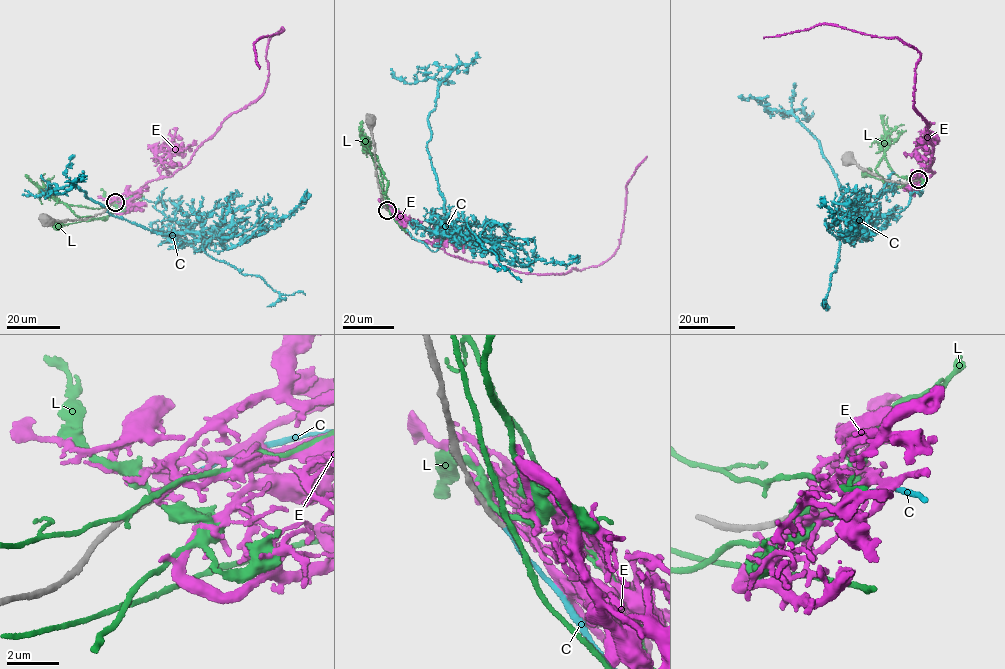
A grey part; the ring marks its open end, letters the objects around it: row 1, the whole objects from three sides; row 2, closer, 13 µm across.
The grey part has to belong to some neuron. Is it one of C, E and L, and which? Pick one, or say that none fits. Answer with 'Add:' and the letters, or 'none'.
Add: C

